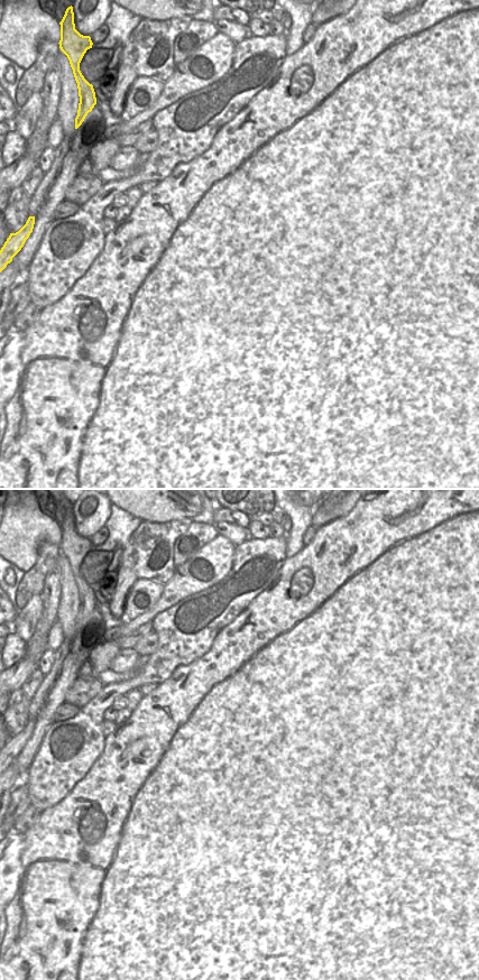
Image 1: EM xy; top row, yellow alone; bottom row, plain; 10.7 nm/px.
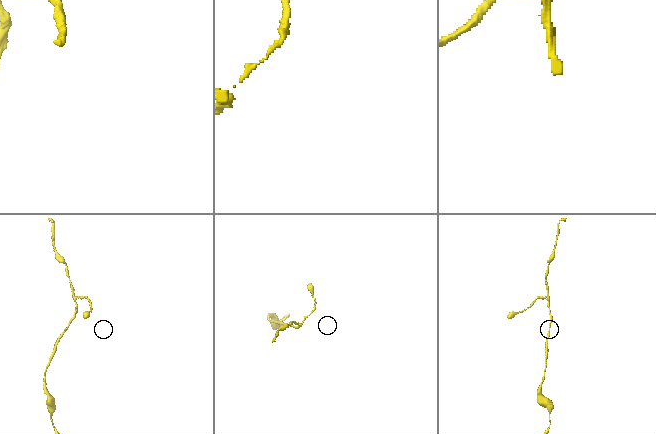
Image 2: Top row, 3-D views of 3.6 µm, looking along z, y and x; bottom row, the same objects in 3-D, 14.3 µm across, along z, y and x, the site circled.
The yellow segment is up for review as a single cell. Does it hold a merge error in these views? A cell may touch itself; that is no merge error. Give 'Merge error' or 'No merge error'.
No merge error

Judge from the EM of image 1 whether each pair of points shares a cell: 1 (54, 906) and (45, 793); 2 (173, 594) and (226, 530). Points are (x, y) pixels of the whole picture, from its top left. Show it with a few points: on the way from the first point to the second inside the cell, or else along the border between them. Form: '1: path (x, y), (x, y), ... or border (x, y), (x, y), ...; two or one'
1: border (67, 793), (58, 802), (42, 812); two
2: border (219, 534), (223, 535), (235, 546); two

